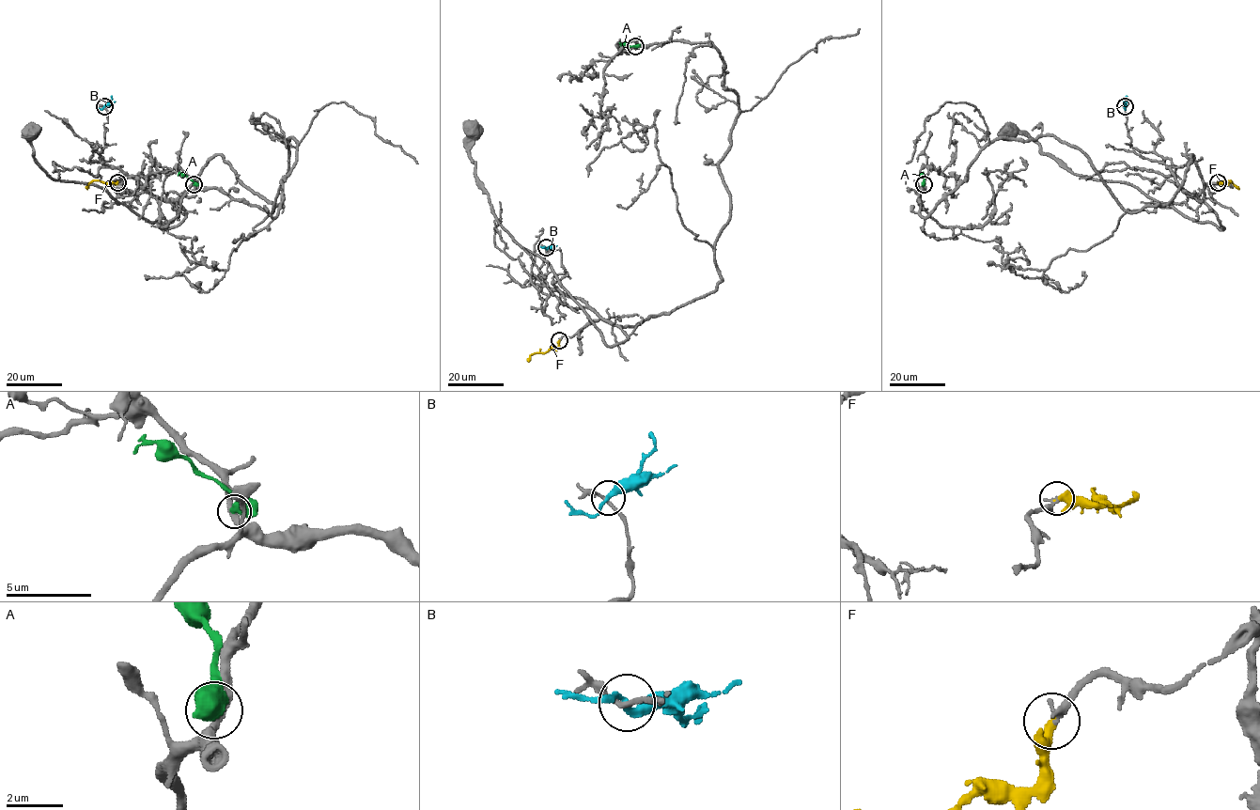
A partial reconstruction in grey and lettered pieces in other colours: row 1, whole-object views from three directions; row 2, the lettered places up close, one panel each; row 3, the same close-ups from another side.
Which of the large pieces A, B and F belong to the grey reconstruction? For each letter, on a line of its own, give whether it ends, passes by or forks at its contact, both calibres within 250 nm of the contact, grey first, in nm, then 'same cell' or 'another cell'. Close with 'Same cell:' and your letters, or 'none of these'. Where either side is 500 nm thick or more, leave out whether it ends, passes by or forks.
A: it passes by | 320/480 nm | another cell
B: it passes by | 160/280 nm | another cell
F: it passes by | 240/320 nm | same cell
Same cell: F

